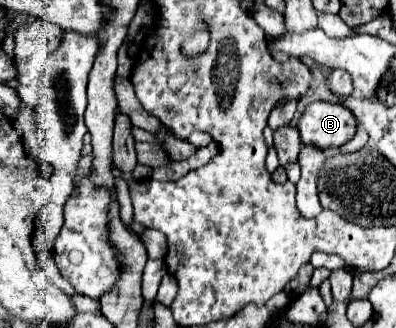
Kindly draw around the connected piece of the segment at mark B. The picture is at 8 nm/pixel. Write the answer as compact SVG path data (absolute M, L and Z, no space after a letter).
M310 102L300 116L298 134L304 146L320 150L338 148L356 134L356 122L348 108L330 102Z

